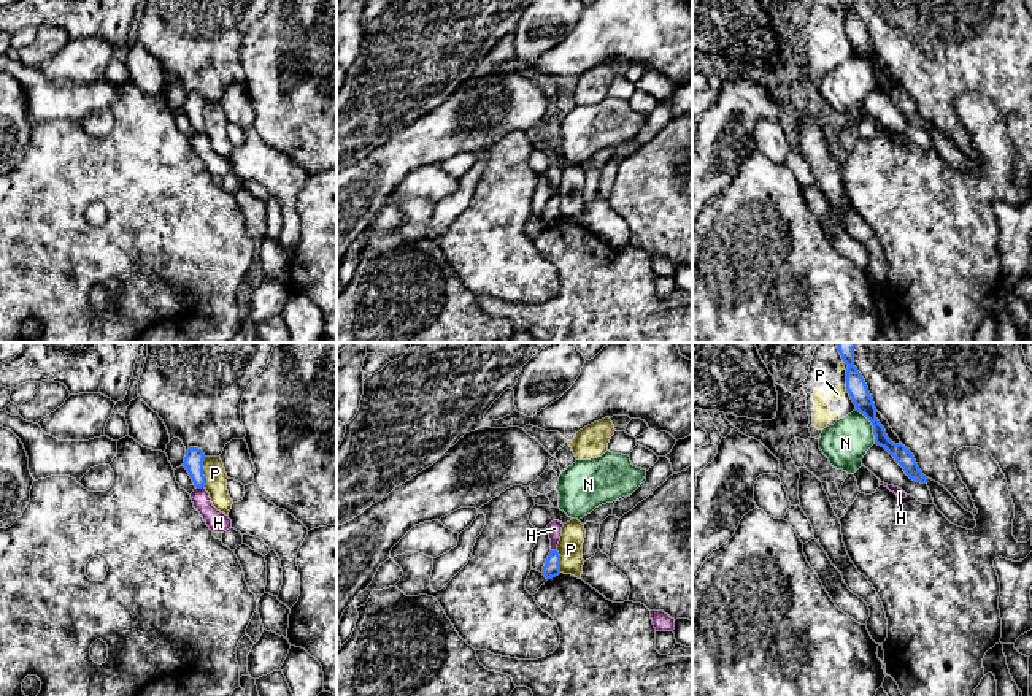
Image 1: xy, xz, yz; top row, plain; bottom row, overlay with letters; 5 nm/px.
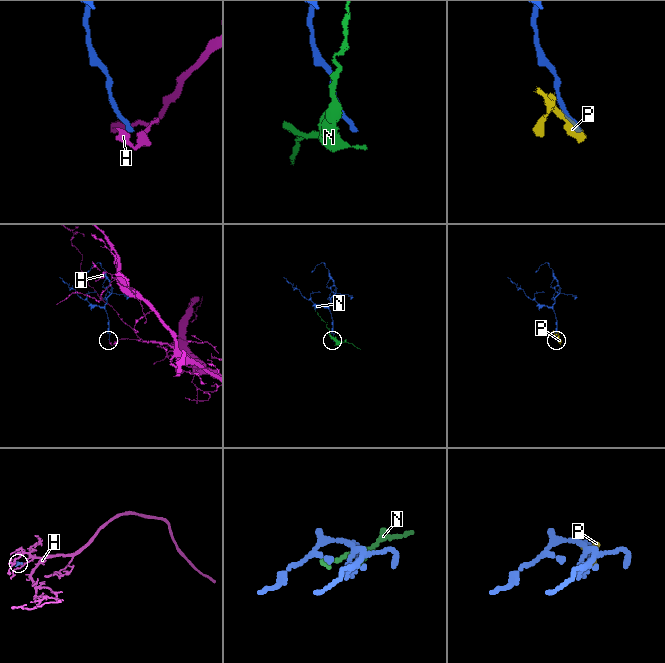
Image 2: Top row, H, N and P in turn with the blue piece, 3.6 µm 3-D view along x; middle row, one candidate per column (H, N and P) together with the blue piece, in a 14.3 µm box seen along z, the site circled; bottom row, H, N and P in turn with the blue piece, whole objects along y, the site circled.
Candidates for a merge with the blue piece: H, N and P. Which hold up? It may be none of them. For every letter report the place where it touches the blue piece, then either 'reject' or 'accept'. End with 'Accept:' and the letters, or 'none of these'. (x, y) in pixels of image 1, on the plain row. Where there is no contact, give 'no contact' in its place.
H: contact xy (200, 132); reject
N: contact yz (872, 69); reject
P: contact xy (202, 116); reject
Accept: none of these

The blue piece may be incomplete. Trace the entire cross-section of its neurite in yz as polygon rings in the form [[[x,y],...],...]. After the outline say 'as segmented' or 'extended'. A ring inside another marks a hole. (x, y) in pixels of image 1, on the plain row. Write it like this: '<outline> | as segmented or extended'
[[[841,0],[843,6],[848,10],[846,14],[846,35],[856,49],[856,56],[864,59],[873,70],[875,89],[884,92],[895,106],[903,113],[905,119],[921,128],[927,127],[927,122],[919,114],[913,98],[903,89],[892,87],[884,71],[876,63],[876,52],[873,43],[868,36],[868,32],[862,22],[862,19],[854,11],[854,0]]] | as segmented

